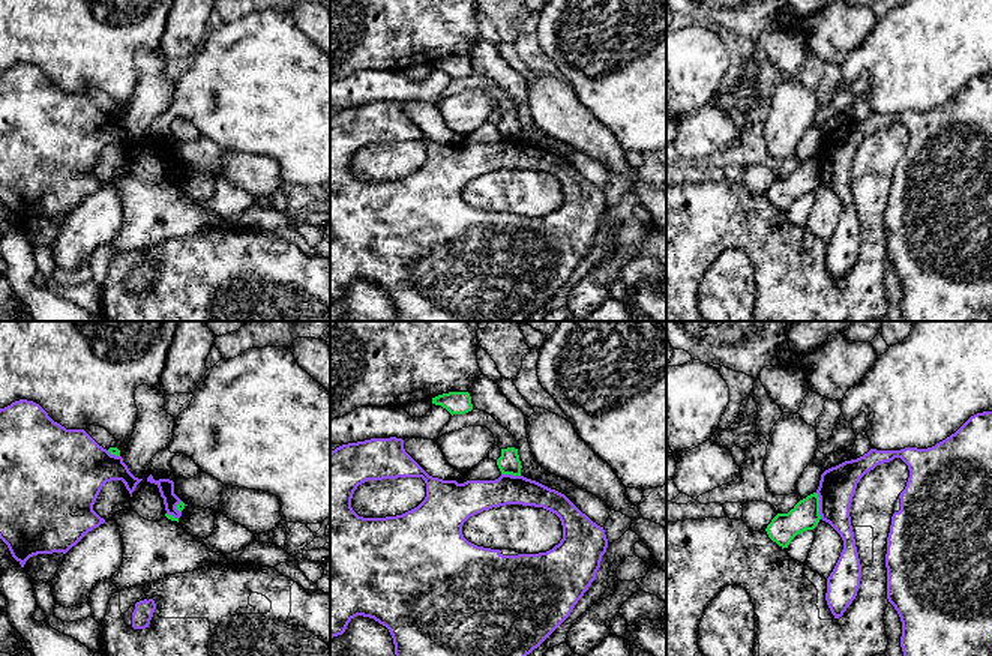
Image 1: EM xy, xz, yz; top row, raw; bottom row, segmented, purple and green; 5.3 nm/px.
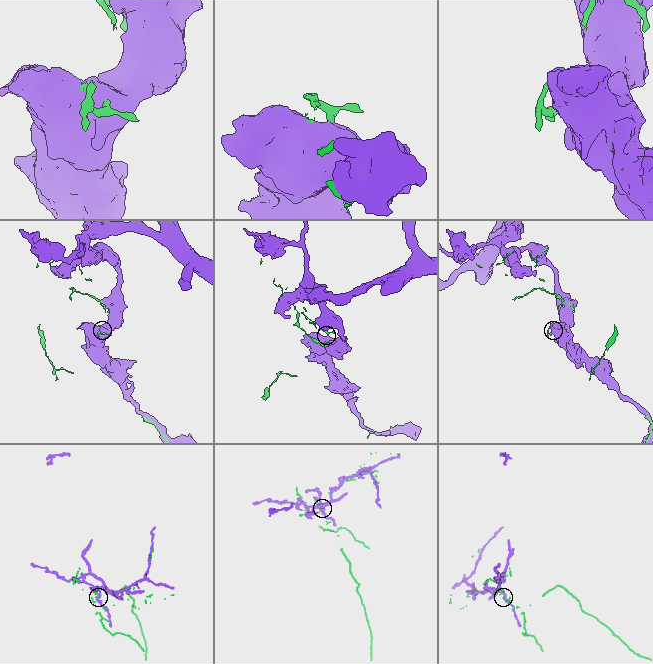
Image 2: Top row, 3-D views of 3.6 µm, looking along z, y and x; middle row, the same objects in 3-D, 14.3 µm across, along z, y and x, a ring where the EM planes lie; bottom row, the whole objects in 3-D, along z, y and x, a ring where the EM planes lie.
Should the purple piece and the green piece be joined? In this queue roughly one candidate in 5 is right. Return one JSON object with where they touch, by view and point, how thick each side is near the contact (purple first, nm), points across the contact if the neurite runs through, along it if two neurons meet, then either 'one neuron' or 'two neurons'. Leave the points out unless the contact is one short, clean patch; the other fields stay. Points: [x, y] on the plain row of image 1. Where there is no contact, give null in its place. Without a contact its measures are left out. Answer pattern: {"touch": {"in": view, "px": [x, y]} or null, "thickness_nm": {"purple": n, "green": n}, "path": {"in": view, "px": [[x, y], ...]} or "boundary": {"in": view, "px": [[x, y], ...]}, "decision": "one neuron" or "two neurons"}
{"touch": {"in": "yz", "px": [820, 170]}, "thickness_nm": {"purple": 190, "green": 160}, "decision": "two neurons"}

